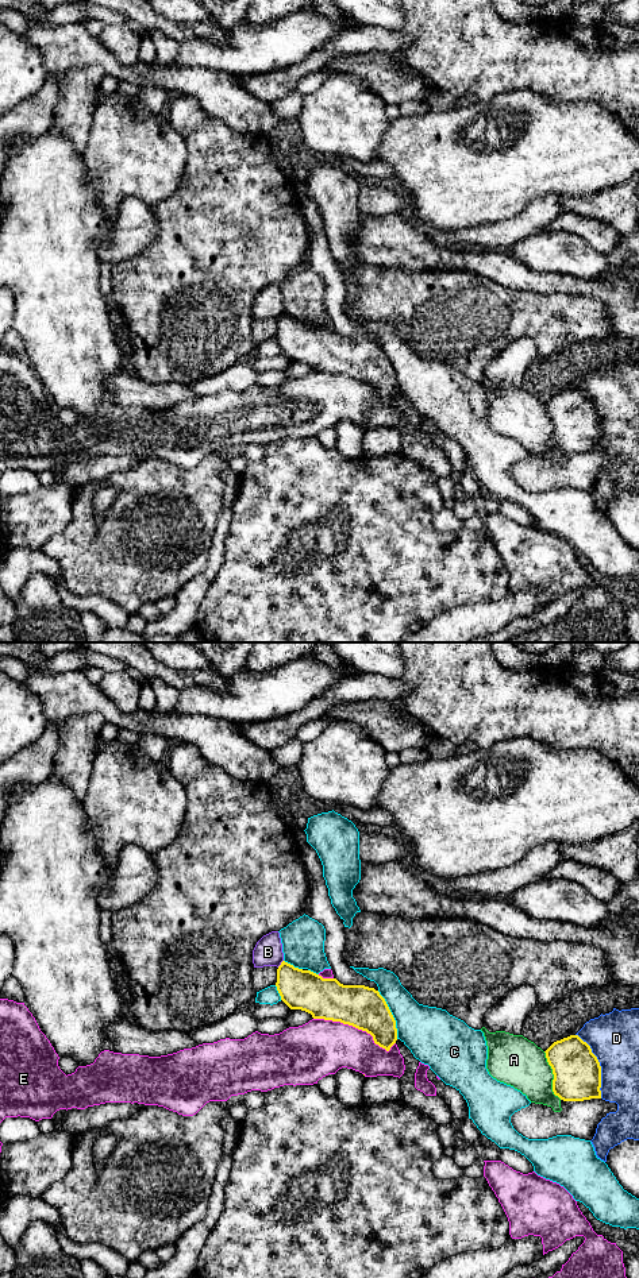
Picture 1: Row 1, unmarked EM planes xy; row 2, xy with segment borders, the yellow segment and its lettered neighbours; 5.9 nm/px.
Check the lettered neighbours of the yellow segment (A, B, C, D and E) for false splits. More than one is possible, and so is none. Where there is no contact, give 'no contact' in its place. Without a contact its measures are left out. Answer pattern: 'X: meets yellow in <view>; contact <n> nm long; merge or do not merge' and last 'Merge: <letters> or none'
A: meets yellow in xy; contact 300 nm long; do not merge
B: meets yellow in xy; contact 60 nm long; do not merge
C: meets yellow in xy; contact 320 nm long; do not merge
D: meets yellow in xy; contact 420 nm long; do not merge
E: meets yellow in xy; contact 500 nm long; do not merge
Merge: none

